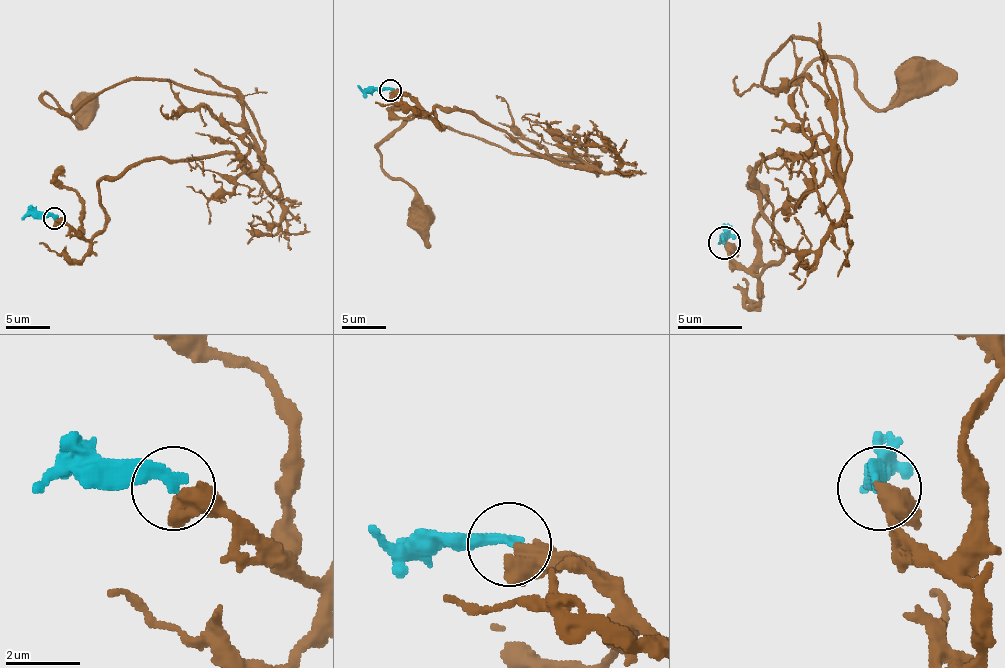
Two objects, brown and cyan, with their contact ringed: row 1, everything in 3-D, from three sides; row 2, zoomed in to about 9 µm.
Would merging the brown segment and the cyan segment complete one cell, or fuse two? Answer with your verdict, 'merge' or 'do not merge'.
merge

